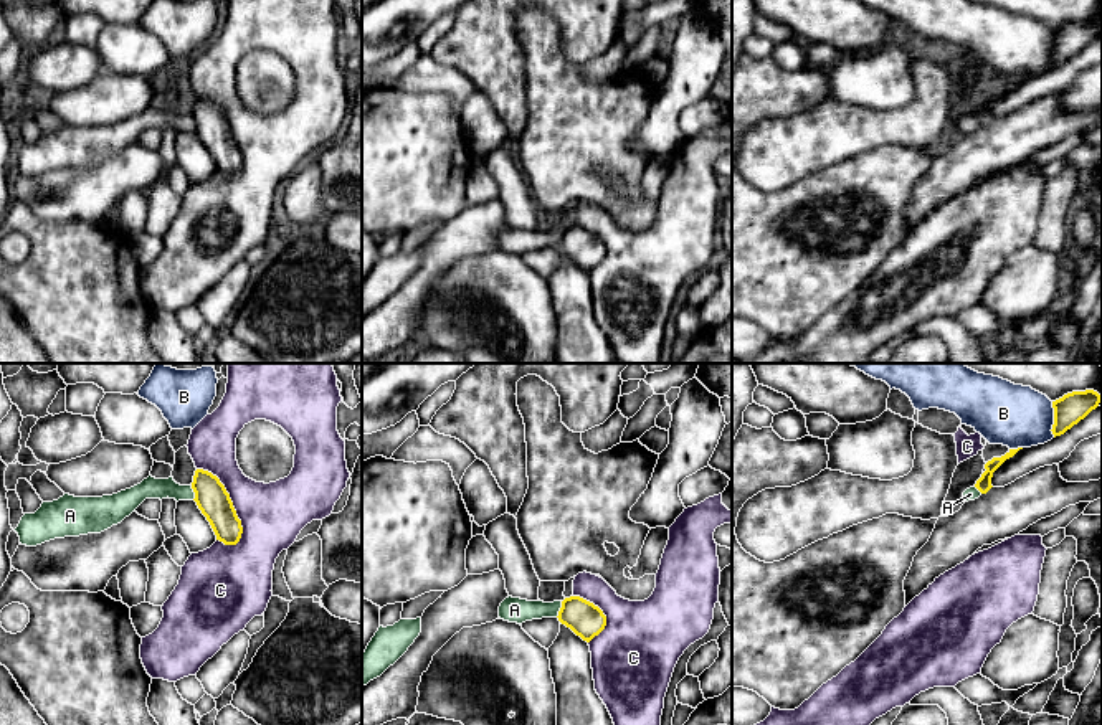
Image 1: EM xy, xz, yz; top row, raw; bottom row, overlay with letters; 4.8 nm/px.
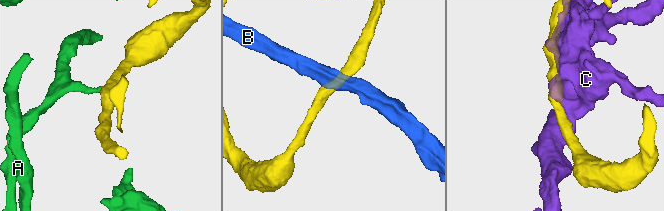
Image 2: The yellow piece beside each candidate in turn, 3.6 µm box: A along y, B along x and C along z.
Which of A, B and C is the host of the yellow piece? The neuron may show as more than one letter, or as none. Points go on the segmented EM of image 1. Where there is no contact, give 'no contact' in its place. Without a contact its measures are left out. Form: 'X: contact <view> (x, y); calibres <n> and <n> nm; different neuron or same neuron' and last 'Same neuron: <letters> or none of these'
A: contact xz (560, 610); calibres 170 and 130 nm; different neuron
B: contact yz (1054, 420); calibres 150 and 300 nm; different neuron
C: contact xy (232, 502); calibres 160 and 300 nm; different neuron
Same neuron: none of these

